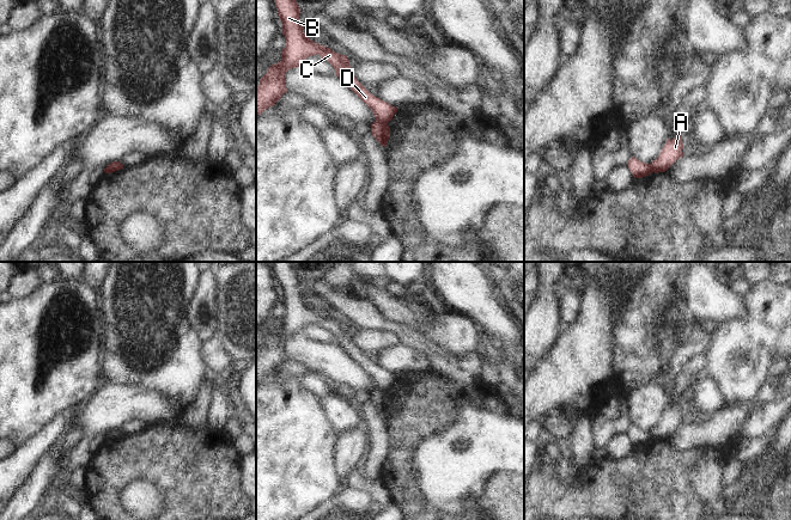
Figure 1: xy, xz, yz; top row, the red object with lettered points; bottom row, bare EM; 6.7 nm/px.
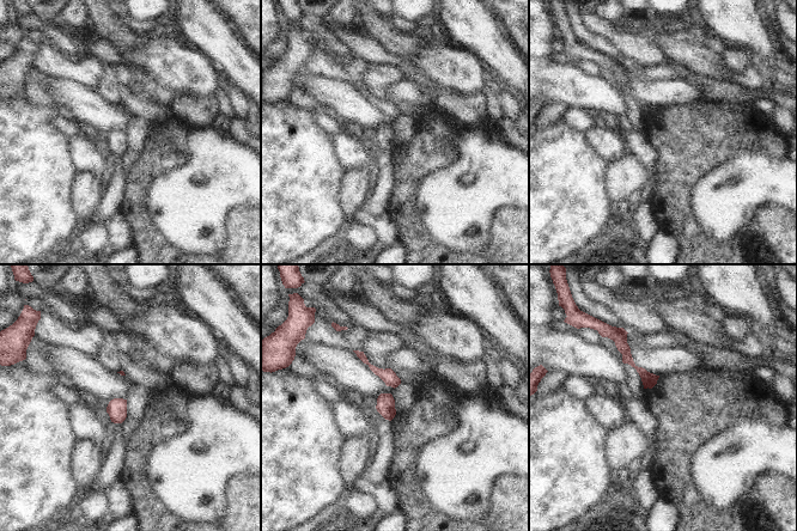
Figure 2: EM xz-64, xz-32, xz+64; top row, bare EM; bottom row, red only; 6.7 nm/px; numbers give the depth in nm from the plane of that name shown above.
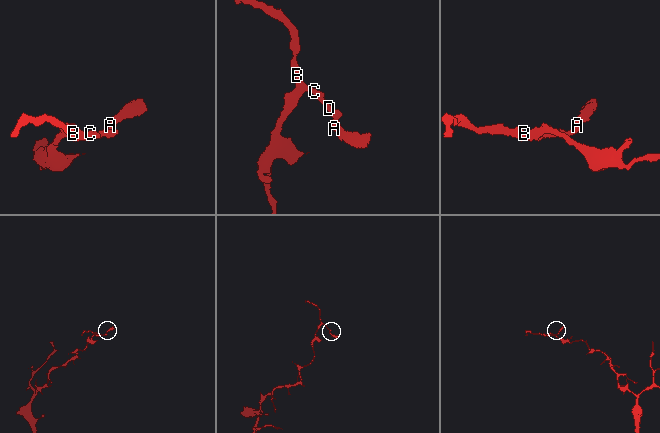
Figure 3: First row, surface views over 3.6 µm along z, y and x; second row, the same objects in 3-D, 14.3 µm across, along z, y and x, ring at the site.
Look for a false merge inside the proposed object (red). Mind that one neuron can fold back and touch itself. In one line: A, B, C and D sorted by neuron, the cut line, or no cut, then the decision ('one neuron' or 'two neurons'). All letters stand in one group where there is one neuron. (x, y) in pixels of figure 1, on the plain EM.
A / B C D; cut in xz along (376, 387), (387, 391); two neurons

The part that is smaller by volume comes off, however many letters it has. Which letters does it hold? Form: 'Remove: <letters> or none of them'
Remove: A

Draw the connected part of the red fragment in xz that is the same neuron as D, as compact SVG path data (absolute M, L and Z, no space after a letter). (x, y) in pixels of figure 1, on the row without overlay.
M272 262L282 290L282 302L286 313L281 318L281 329L269 334L267 341L260 347L256 355L256 380L261 383L287 360L285 342L288 337L300 335L305 326L320 323L335 337L336 344L372 378L376 389L388 391L397 380L397 375L371 362L354 344L349 328L346 323L337 322L330 316L311 308L303 300L299 290L300 276L293 262Z

